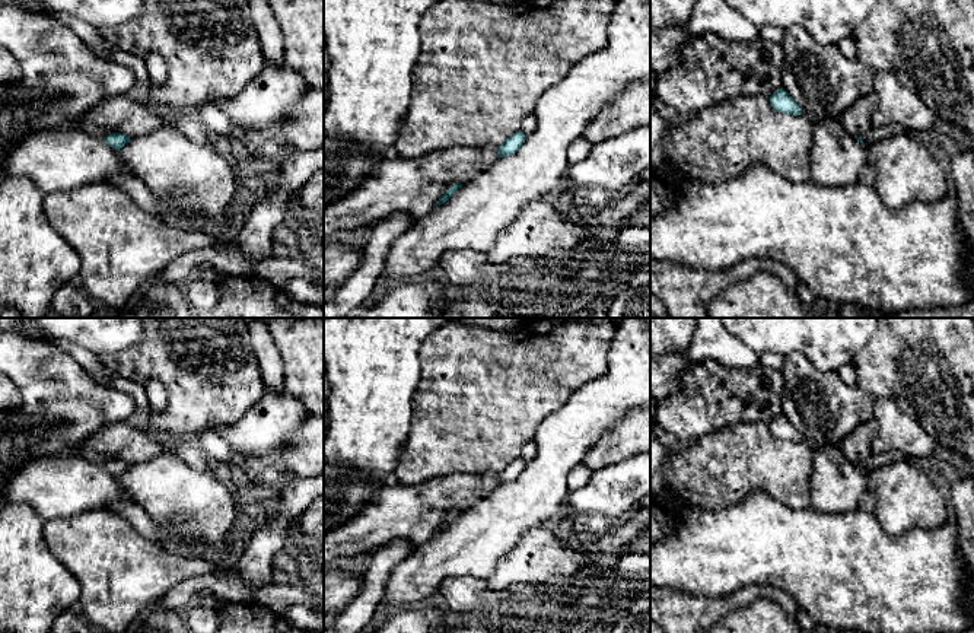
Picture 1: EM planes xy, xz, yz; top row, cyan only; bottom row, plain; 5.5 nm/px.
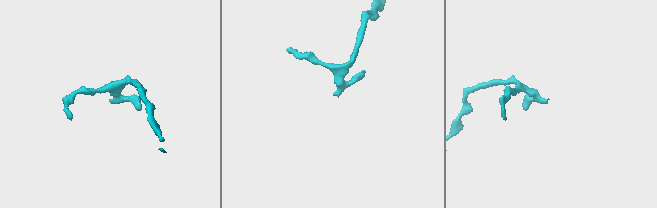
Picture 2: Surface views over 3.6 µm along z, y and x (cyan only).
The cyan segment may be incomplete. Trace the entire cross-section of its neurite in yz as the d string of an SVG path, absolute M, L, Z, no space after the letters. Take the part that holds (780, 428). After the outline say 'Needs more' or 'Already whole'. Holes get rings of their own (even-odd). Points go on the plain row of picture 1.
M783 414L773 419L773 422L770 423L770 430L777 439L782 440L802 440L799 432L789 423L789 420Z. Already whole

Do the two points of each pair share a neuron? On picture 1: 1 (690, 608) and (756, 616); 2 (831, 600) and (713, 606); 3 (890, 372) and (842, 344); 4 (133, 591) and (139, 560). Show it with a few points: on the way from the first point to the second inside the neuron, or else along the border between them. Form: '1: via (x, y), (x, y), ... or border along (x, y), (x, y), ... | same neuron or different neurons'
1: border along (760, 600), (729, 610), (719, 617) | different neurons
2: border along (763, 585), (783, 589), (799, 607) | different neurons
3: border along (874, 333), (866, 346), (850, 362) | different neurons
4: via (133, 584), (133, 568) | same neuron

